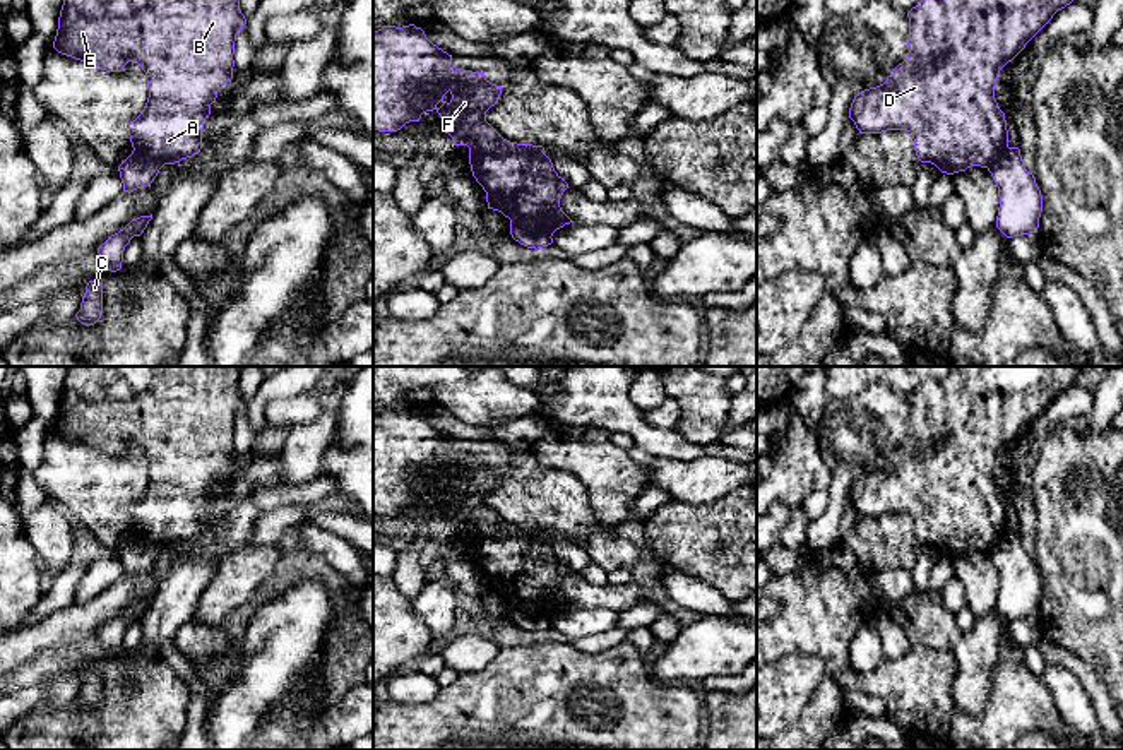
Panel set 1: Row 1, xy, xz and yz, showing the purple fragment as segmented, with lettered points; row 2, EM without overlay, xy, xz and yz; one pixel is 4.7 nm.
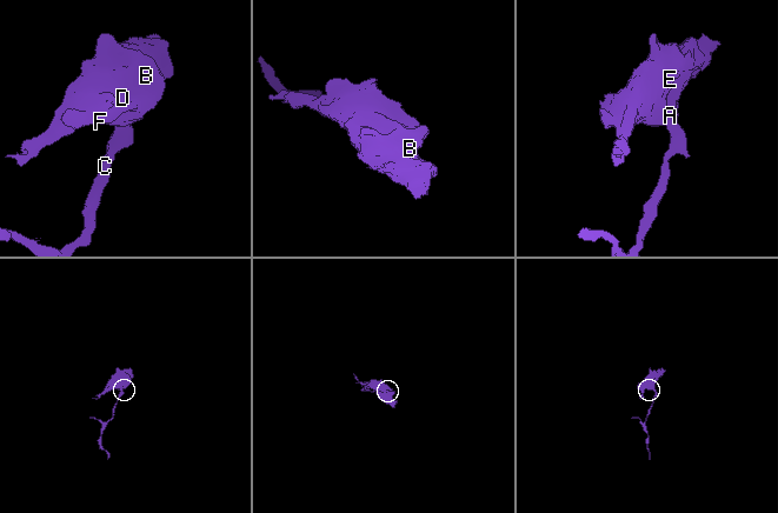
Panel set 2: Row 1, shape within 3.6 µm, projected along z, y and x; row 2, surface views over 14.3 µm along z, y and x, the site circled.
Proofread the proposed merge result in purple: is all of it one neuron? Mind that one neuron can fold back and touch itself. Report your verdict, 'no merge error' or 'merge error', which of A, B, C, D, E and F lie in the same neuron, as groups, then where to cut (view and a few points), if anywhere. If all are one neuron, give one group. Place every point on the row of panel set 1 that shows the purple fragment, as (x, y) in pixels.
merge error; groups A B D E F / C; cut xz (510, 218), (538, 223), (552, 235)

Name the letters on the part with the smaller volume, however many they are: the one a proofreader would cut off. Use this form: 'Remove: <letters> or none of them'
Remove: C

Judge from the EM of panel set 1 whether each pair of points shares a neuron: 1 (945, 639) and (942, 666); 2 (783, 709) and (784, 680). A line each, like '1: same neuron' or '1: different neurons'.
1: different neurons
2: same neuron

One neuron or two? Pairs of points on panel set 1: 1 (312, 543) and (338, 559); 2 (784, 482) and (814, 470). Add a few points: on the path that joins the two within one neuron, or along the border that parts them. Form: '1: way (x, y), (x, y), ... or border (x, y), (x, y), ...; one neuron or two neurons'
1: way (319, 543), (331, 552); one neuron
2: way (791, 475), (796, 470), (807, 470); one neuron

